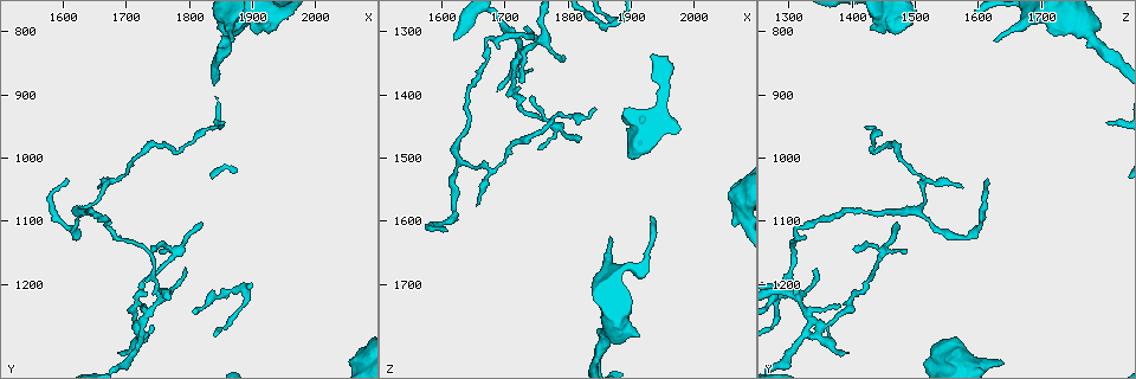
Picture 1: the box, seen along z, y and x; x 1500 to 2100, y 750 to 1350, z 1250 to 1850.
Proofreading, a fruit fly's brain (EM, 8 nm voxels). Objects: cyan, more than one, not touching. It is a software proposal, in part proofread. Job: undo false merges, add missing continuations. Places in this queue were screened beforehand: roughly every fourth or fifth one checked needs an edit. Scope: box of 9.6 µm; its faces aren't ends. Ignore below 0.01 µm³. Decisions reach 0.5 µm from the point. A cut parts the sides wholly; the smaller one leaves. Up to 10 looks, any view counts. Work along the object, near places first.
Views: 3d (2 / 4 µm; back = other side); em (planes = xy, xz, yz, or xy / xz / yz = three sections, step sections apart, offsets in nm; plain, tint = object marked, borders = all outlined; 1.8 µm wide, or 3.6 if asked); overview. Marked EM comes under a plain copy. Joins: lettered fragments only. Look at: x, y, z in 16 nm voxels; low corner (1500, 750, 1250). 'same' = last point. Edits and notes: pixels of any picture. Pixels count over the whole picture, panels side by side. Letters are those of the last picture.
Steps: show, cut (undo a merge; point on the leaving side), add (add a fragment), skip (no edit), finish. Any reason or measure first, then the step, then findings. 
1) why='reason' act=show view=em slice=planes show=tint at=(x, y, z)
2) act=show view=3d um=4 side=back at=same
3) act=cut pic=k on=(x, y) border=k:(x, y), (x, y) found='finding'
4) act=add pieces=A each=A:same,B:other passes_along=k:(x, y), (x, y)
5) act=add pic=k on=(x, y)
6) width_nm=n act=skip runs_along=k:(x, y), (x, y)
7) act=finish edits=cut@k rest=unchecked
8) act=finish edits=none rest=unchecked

why='branch point' act=show view=3d um=4 at=(1625, 1085, 1505)

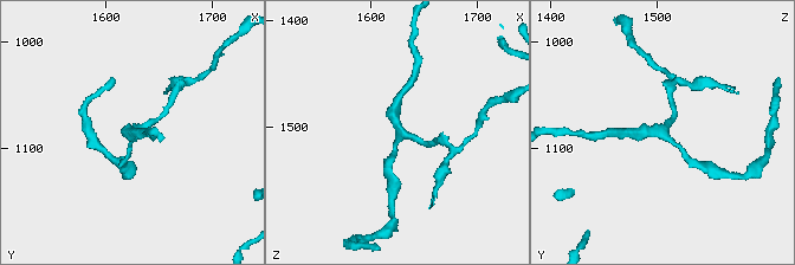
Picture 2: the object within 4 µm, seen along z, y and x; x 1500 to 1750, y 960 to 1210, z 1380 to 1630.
act=show view=em slice=planes show=borders at=(1626, 1086, 1502)

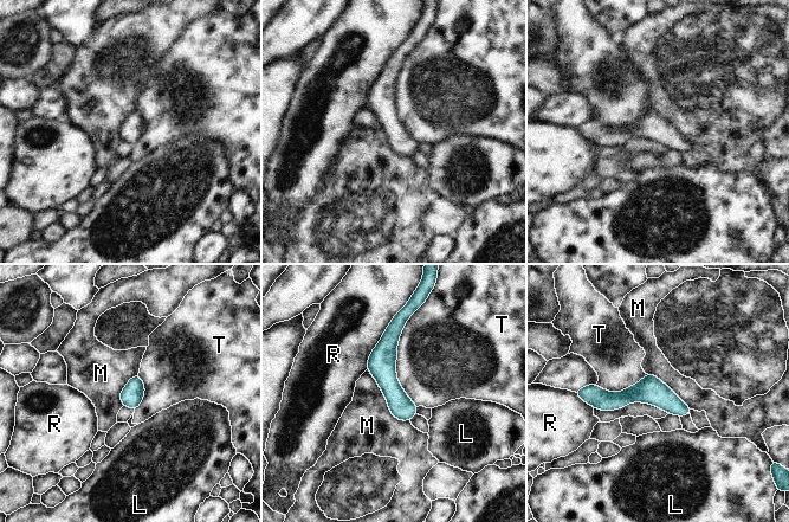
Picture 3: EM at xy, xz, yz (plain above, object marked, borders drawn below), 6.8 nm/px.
width_nm=150 act=skip each=L:other,M:other,R:other,T:other border=3:(367, 369), (389, 411), (408, 421) found='all the same neuron'

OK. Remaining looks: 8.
act=show view=3d um=2 at=(1670, 1115, 1310)

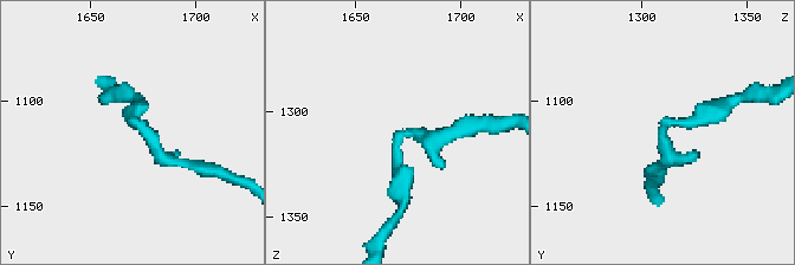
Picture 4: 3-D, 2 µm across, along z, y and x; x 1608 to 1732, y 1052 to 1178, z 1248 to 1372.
why='now the EM' act=show view=em slice=planes show=tint at=(1672, 1110, 1315)

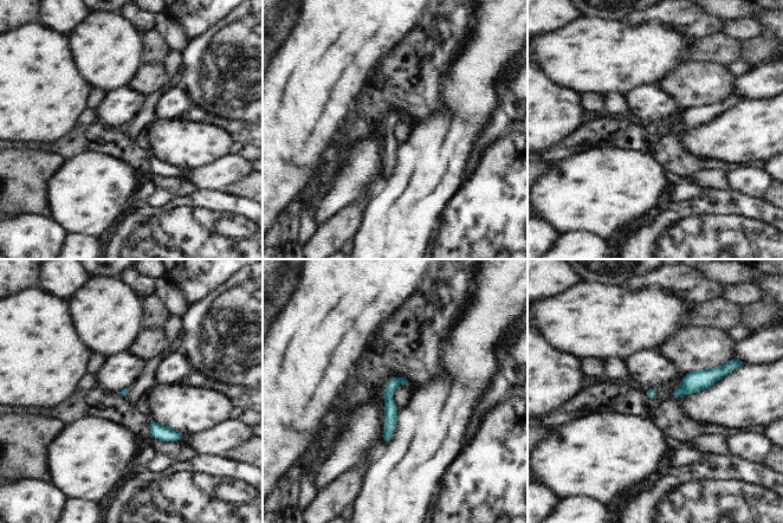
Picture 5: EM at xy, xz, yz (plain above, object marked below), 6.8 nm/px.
why='what lies round it' act=show view=em slice=planes show=borders at=same

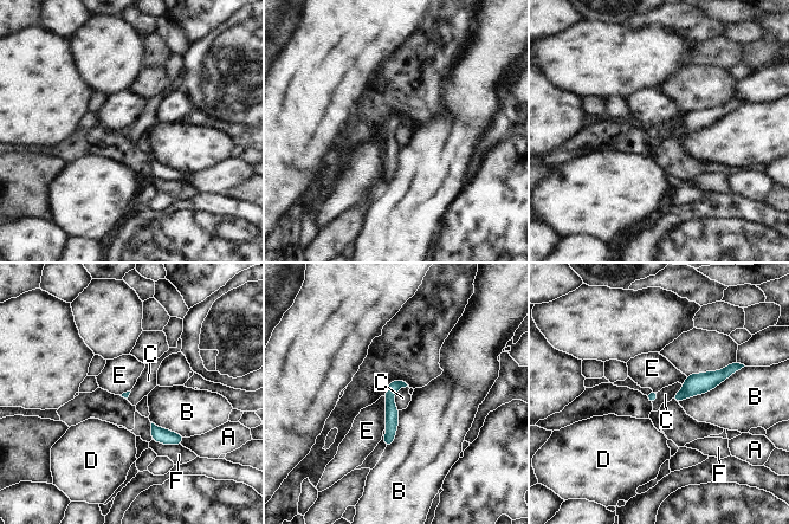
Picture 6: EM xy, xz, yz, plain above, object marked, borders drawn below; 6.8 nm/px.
act=skip each=A:other,B:other,C:other,D:other,E:other,F:other border=6:(408, 386), (394, 394), (398, 409) found='all the same neuron'

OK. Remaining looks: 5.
why='an open end' act=show view=3d um=2 at=(1935, 795, 1425)

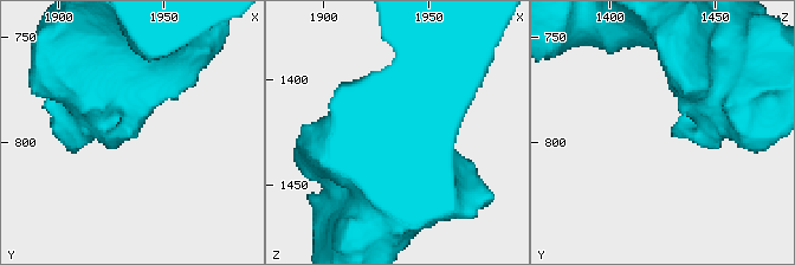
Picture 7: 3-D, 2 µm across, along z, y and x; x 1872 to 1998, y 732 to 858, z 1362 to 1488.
arms=3 arm_widths_nm=380,400,550 why='shape alone is not enough' act=show view=em um=3.6 slice=yz step=8 show=borders at=(1934, 794, 1429)

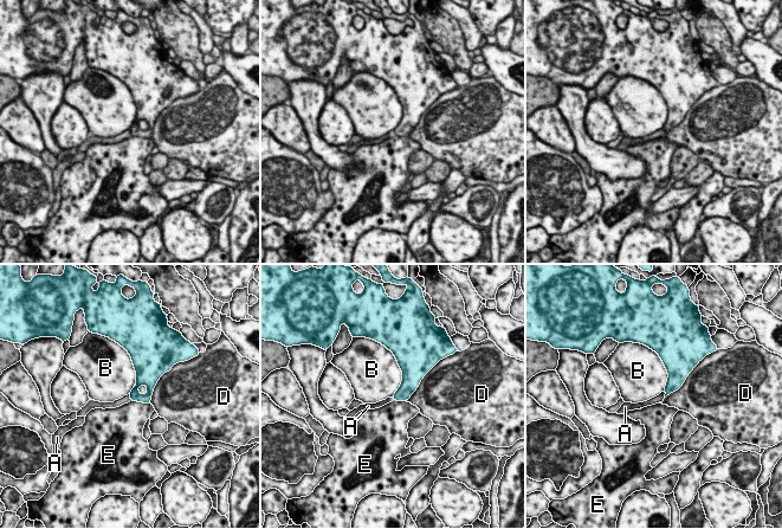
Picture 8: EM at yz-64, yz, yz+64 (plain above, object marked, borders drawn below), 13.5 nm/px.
why='cut it another way' act=show view=em um=3.6 slice=planes show=borders at=same

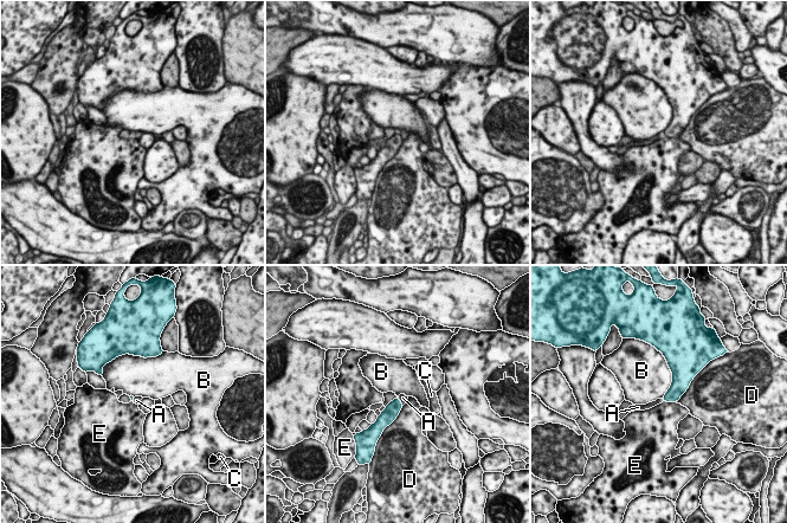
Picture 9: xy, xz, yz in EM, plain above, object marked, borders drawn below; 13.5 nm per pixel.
act=skip each=A:other,B:other,C:other,D:other,E:other border=9:(665, 357), (672, 382), (662, 398) found='no lettered fragment goes on from it'

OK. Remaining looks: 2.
why='looks like a crossing' act=show view=em slice=planes show=borders at=(1725, 1275, 1330)

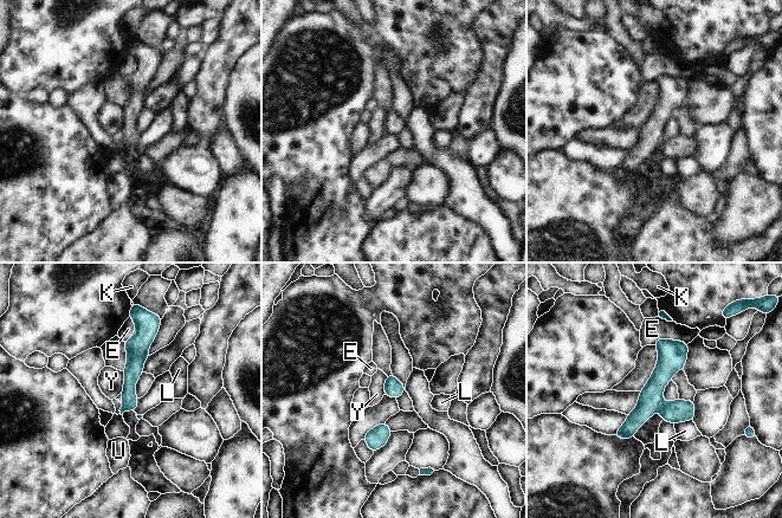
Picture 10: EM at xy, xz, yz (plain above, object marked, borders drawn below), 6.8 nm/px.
act=cut pic=10 on=(678, 410) each=E:other,K:other,L:other,U:other,Y:other border=10:(664, 405), (659, 409) found='a second neuron is stuck on'

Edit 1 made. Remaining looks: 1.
act=finish edits=cut@10 rest=unchecked

